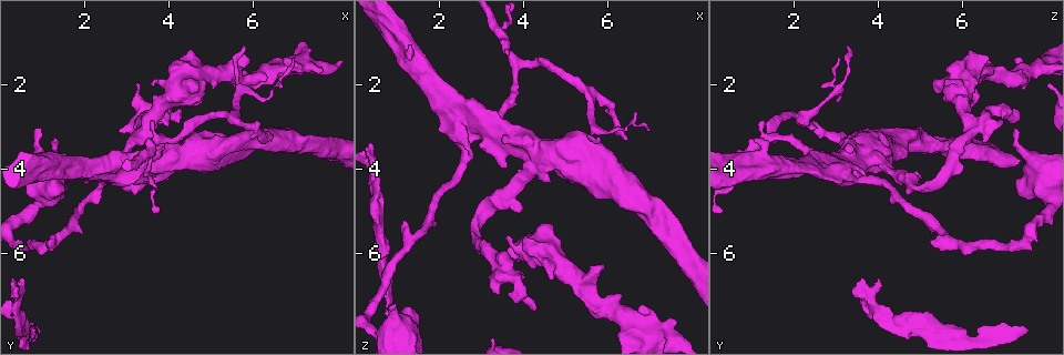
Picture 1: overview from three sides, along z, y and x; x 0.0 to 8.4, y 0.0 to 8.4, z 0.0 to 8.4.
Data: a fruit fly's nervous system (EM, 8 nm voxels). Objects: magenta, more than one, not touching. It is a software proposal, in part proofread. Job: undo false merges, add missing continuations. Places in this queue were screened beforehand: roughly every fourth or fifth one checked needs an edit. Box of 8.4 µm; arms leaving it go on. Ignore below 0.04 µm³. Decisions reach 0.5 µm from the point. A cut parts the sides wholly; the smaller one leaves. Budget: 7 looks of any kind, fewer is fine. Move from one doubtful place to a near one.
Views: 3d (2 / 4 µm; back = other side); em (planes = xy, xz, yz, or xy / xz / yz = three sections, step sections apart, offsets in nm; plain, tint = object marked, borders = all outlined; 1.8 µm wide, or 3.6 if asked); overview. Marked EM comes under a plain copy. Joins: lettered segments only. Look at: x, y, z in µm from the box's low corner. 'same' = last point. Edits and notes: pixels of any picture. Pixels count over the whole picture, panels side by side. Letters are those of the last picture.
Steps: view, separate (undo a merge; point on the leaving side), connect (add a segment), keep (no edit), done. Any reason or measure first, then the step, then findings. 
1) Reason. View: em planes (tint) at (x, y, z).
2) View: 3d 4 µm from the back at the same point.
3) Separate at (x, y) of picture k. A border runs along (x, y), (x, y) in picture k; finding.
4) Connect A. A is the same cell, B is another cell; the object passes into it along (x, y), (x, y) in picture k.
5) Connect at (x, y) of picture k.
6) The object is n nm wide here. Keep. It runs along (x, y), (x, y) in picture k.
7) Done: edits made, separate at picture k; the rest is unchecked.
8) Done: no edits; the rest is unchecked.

Three arms meet. View: em planes (borders) at (3.35, 3.95, 3.05).

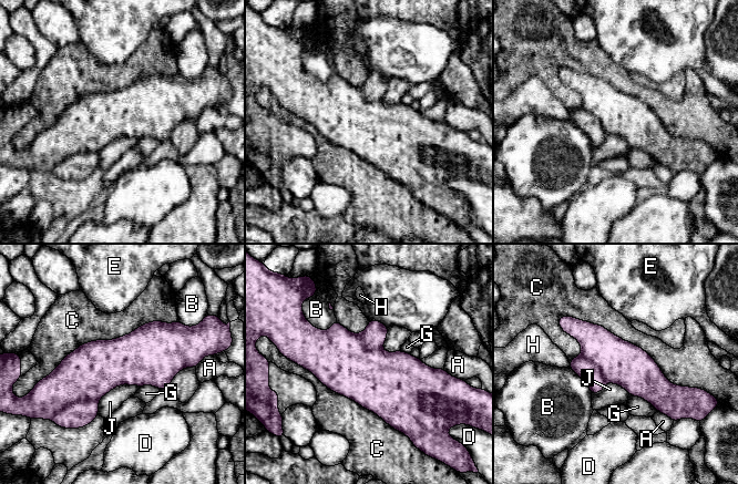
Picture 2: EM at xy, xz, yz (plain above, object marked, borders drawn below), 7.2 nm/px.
Separate at (79, 414) of picture 2. A, B, C, D, E, G, H and J are other cells; a border runs along (98, 399), (75, 401), (58, 412) in picture 2; two cells meet here.

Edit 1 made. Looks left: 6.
Stops while still wide. View: em xz step 8 (tint) at (7.15, 1.45, 7.40).

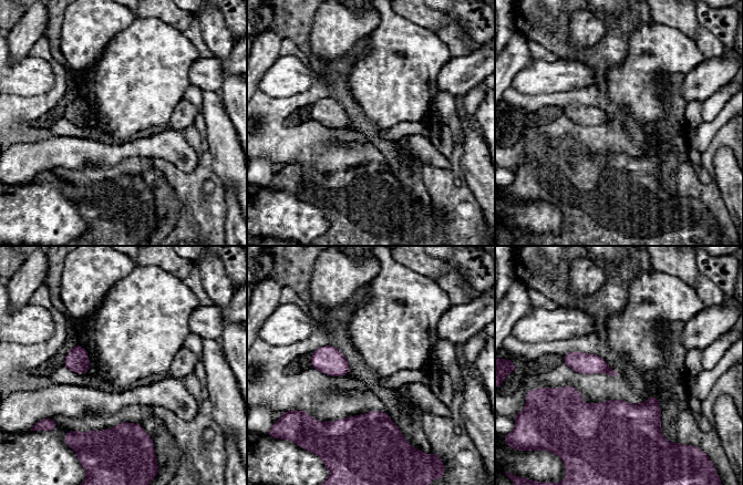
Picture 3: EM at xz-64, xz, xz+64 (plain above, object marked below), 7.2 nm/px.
View: em yz step 4 (borders) at the same point.

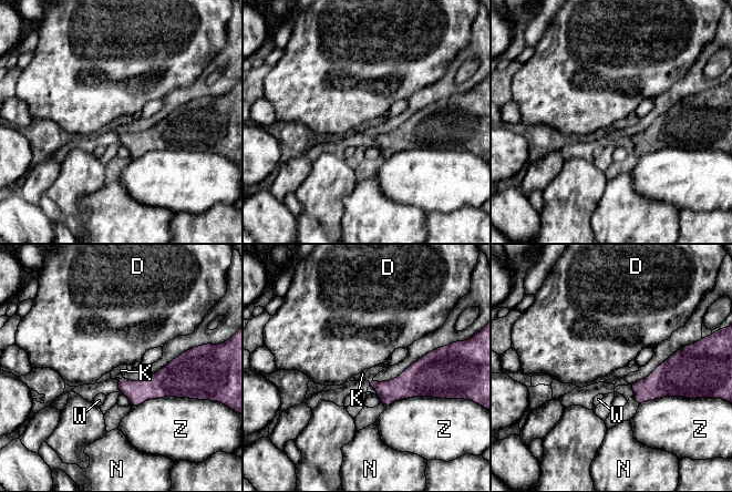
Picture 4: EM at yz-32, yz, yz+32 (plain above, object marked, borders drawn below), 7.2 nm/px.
Keep. D, K, N, W and Z are other cells; a border runs along (122, 376), (119, 378) in picture 4; none of them fits.

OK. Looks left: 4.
Done: edits made, separate at picture 2; the rest is unchecked.

